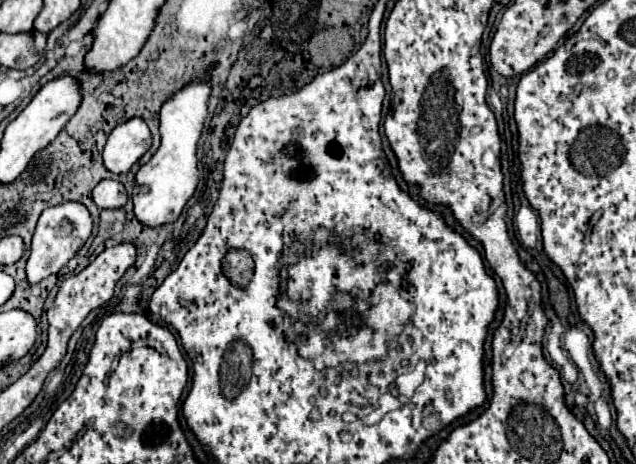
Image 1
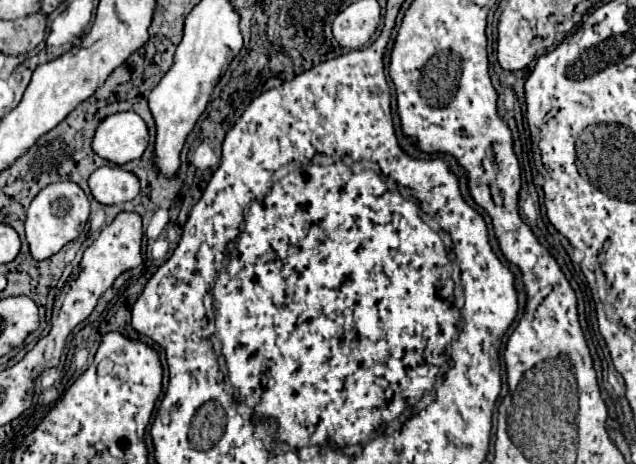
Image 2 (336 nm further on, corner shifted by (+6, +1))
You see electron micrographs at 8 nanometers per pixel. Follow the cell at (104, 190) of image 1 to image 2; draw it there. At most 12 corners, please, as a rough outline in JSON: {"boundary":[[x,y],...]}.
{"boundary":[[116,165],[96,169],[88,183],[102,205],[132,201],[138,177]]}

